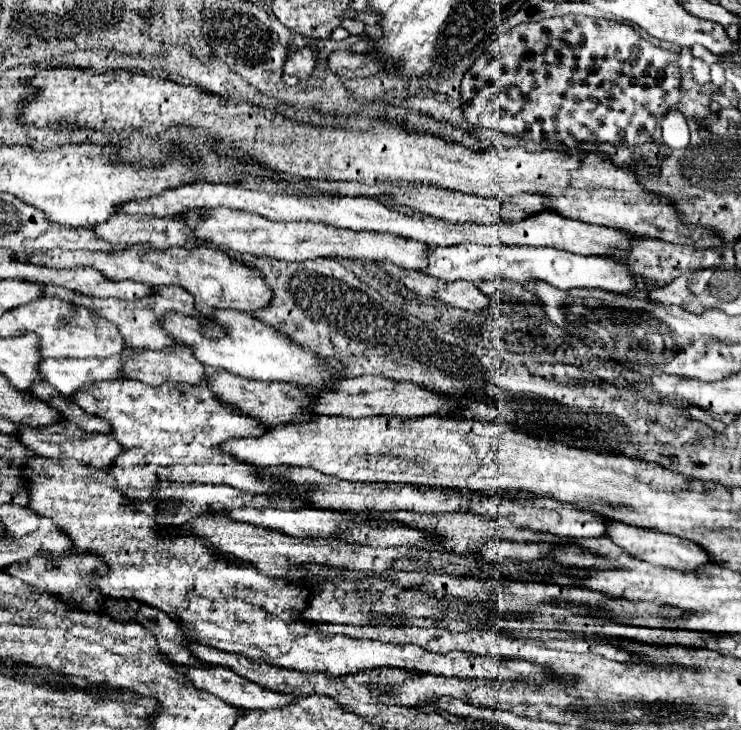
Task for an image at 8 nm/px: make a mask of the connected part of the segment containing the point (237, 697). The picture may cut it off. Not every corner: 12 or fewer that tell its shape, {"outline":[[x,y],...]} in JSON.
{"outline":[[207,666],[179,670],[201,690],[245,710],[289,706],[295,696],[271,692]]}

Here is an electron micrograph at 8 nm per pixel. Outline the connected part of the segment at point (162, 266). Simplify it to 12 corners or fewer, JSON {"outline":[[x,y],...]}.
{"outline":[[209,246],[159,252],[55,250],[53,268],[181,286],[203,316],[257,312],[273,290],[257,268]]}

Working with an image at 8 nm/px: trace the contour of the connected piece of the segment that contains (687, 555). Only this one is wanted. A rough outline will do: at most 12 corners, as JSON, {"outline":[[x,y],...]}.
{"outline":[[607,522],[633,558],[677,572],[713,562],[685,538]]}

